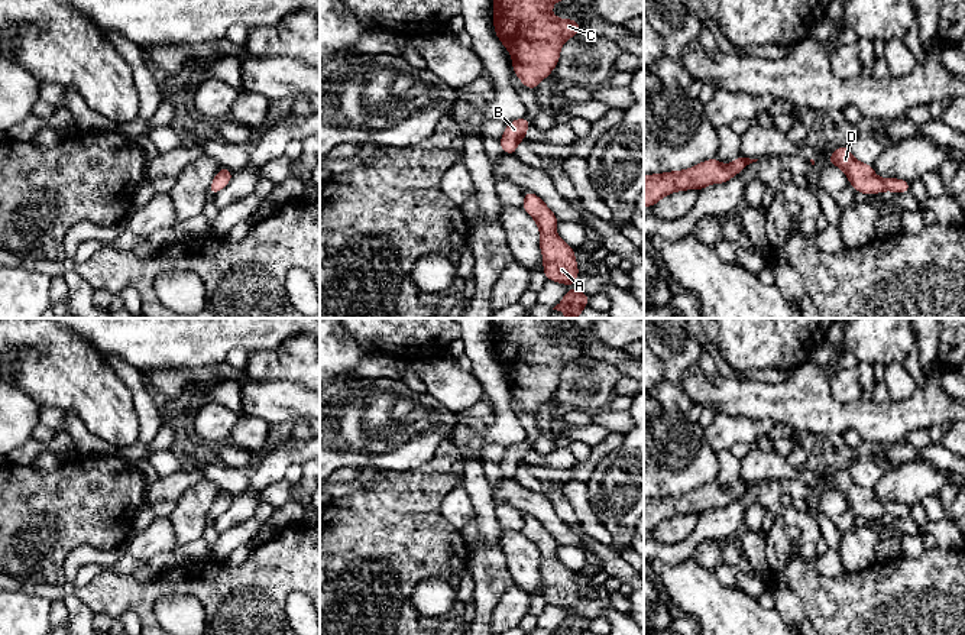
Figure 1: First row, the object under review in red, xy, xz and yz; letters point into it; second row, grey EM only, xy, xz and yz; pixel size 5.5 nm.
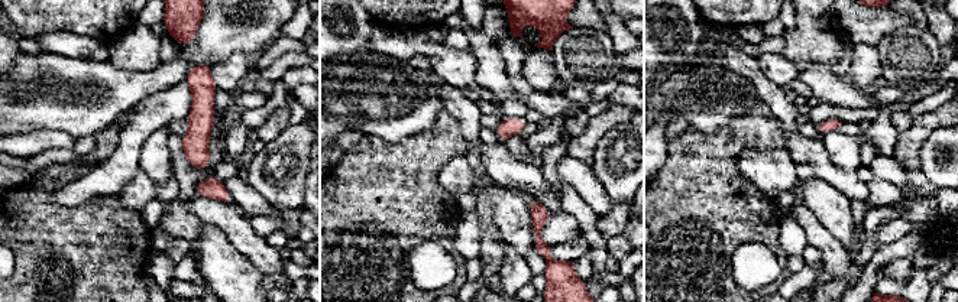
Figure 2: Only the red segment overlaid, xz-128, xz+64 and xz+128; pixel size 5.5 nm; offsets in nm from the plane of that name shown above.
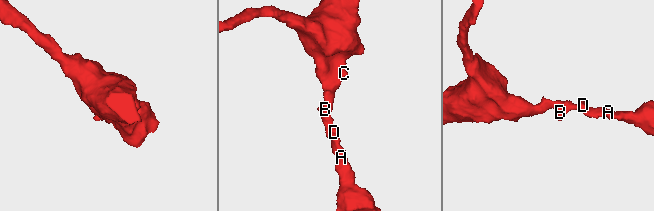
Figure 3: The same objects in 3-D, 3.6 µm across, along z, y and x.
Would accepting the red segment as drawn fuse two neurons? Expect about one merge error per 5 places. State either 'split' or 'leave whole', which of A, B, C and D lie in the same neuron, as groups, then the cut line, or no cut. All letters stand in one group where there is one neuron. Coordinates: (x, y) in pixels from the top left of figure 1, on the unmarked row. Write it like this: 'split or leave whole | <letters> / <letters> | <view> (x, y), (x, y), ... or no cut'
leave whole | A B C D | no cut

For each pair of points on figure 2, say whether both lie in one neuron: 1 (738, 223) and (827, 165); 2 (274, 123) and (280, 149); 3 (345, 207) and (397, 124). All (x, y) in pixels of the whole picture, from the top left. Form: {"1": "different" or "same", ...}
{"1": "different", "2": "different", "3": "different"}

